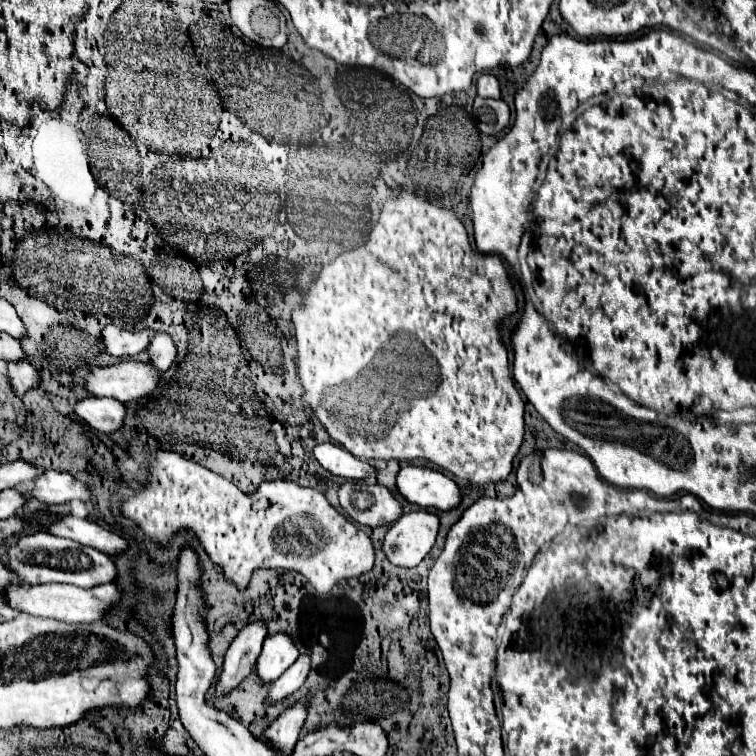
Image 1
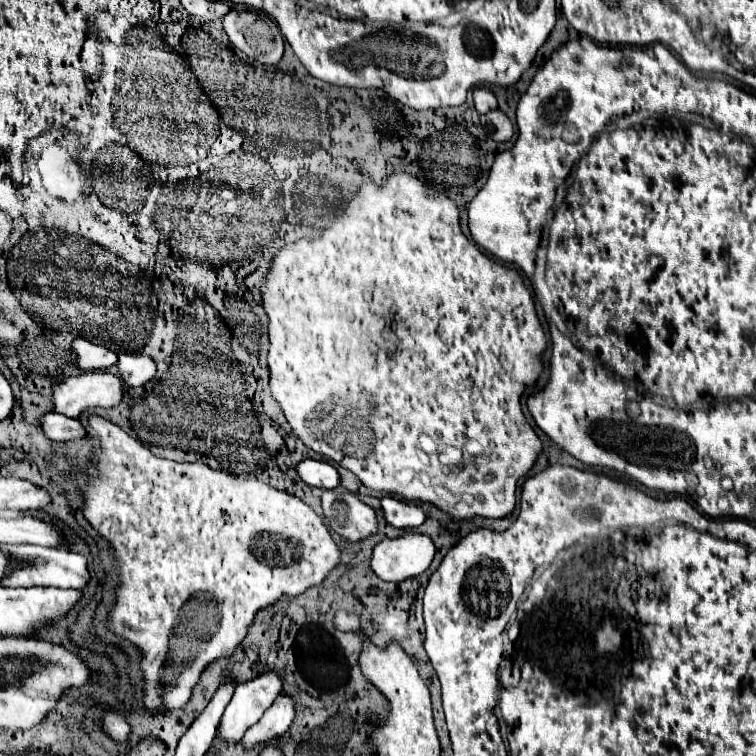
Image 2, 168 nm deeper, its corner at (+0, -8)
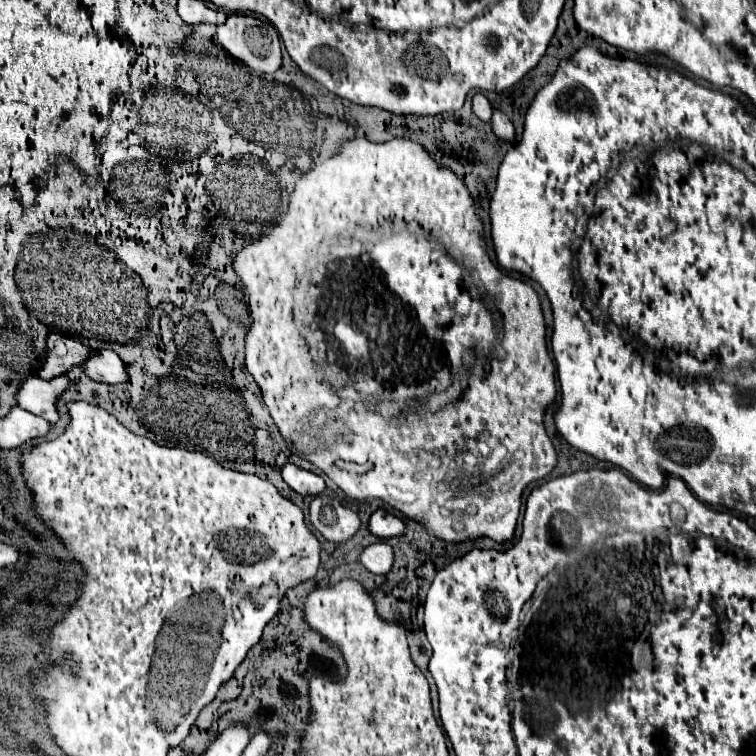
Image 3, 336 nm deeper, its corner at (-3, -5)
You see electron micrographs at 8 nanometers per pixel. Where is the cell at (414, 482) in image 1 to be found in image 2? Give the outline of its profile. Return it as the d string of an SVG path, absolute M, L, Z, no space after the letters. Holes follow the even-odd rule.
M391 496L381 498L381 510L383 510L385 522L399 530L419 528L425 522L425 510L421 506L411 502L401 502Z

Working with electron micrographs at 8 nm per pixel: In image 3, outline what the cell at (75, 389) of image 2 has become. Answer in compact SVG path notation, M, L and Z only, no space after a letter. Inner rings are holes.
M32 375L32 377L24 379L24 385L20 387L18 405L22 409L28 409L28 411L48 419L50 423L56 423L60 419L56 401L70 387L70 383L72 383L72 379L68 375L60 375L50 381L42 379L38 375Z

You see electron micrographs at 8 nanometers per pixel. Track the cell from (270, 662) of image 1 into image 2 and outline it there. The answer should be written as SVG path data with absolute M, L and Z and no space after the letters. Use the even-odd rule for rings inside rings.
M261 674L251 682L245 682L235 688L231 702L225 708L225 714L217 728L215 750L221 746L231 746L241 742L243 734L261 720L265 710L281 692L281 680L277 674Z

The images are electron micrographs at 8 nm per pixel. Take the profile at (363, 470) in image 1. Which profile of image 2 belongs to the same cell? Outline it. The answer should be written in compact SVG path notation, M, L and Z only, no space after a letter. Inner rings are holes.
M303 460L297 464L297 474L301 480L313 488L323 488L323 490L333 490L339 486L339 474L335 466L319 460Z

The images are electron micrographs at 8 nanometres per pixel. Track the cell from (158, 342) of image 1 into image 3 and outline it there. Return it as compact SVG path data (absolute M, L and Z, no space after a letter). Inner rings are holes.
M104 349L98 355L92 357L92 361L88 361L84 365L86 375L94 381L102 381L102 383L124 383L128 381L128 371L124 361L118 357L118 353Z

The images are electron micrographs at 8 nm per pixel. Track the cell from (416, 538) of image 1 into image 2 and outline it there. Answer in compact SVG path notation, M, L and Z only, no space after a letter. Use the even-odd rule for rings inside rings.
M409 532L401 538L383 540L373 548L371 570L387 582L413 578L429 568L435 546L429 536Z

